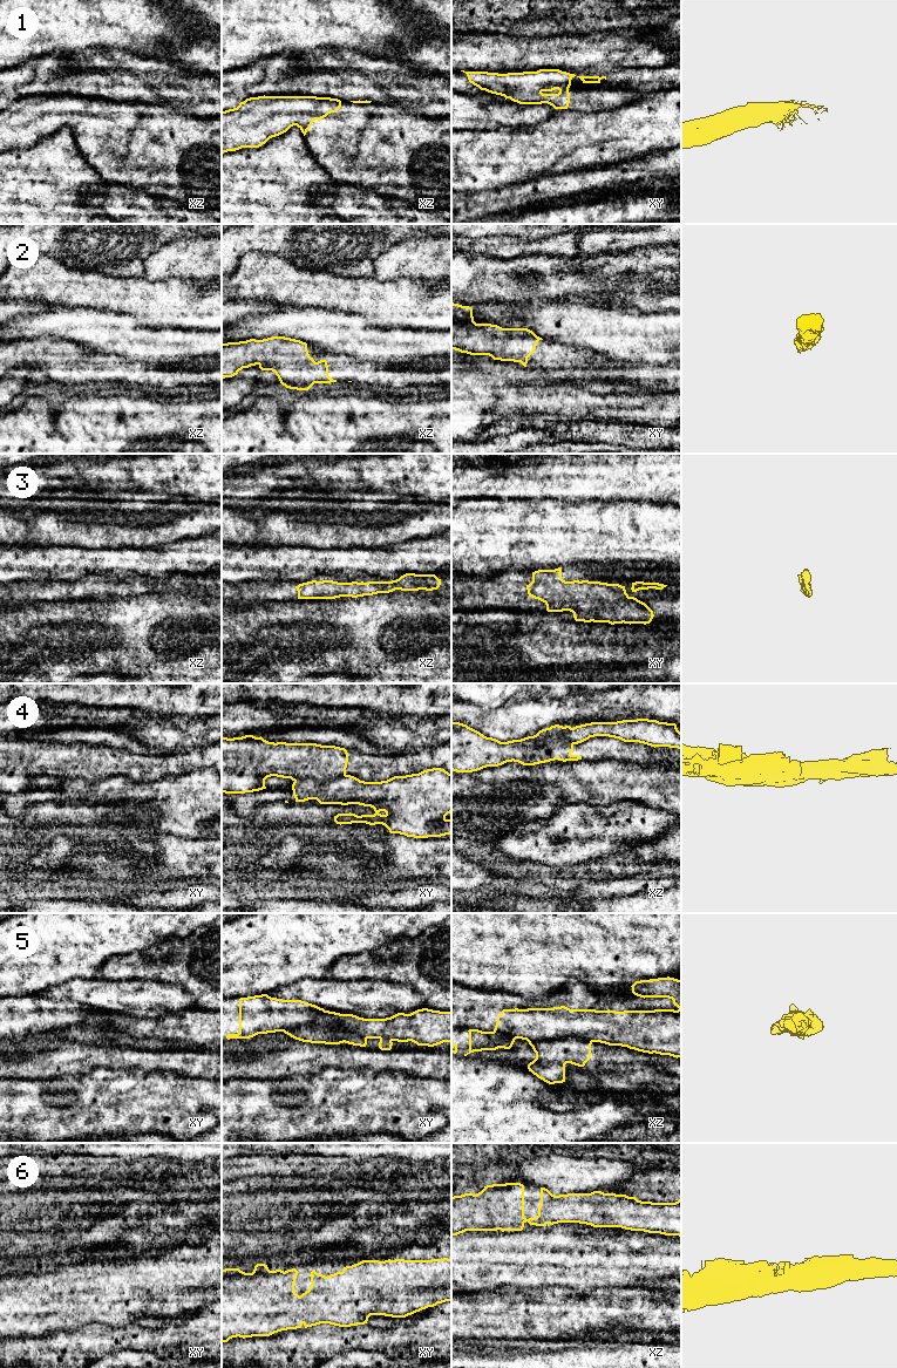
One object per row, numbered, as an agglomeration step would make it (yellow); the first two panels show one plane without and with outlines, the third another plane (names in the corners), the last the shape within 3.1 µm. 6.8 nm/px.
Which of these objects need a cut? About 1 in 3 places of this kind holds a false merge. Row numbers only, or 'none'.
4, 5

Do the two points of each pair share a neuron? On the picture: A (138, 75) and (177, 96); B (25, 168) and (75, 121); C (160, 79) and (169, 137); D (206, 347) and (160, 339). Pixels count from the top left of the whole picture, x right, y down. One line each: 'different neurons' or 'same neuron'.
A: same neuron
B: different neurons
C: different neurons
D: same neuron

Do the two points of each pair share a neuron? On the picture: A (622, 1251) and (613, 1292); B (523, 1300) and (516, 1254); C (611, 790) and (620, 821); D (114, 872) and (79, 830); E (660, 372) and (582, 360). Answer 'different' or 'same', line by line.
A: different
B: different
C: different
D: different
E: same

